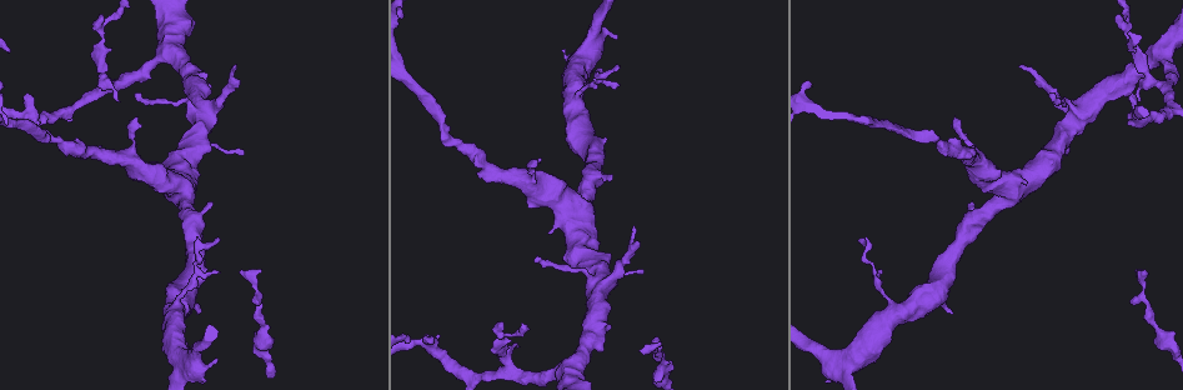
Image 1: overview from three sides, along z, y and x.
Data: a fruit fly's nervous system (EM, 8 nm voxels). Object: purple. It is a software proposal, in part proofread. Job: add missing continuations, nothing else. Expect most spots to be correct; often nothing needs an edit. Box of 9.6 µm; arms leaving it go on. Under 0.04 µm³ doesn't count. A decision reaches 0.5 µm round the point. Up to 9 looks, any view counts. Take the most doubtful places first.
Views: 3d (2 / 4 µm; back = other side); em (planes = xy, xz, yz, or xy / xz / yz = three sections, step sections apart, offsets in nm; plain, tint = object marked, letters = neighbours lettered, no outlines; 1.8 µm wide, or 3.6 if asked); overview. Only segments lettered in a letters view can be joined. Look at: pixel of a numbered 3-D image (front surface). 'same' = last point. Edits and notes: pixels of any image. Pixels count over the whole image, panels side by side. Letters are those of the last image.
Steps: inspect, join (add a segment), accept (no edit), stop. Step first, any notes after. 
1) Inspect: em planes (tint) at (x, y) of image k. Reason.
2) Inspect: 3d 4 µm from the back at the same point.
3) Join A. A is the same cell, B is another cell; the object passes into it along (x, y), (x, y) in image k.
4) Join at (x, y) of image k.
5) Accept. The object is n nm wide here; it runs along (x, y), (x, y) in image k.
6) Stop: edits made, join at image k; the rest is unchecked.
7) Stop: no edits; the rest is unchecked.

Inspect: 3d 4 µm at (260, 270) of image 1. Thin end.

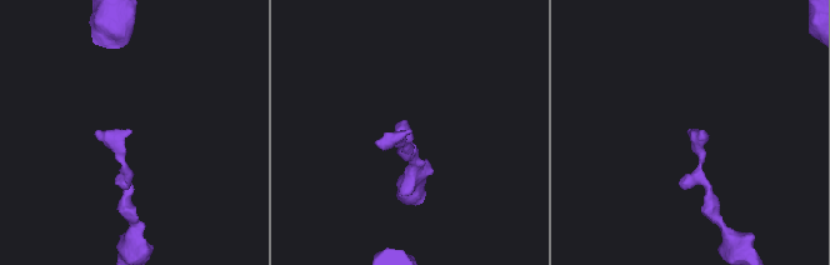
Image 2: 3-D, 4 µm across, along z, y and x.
Inspect: em planes (letters) at (410, 130) of image 2.

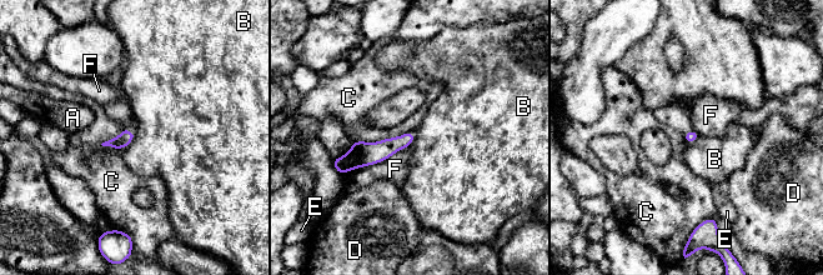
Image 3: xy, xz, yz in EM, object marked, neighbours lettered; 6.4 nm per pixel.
Accept. A, B, C, D, E and F are other cells; it runs along (410, 136), (340, 163) in image 3; none of them fits.

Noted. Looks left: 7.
Inspect: em xz step 8 (tint) at (513, 371) of image 1. Two arms in line, one across.

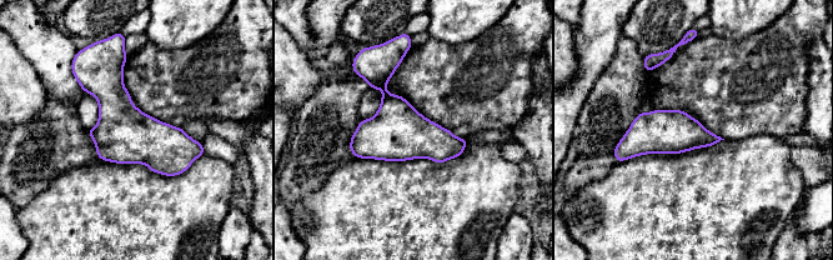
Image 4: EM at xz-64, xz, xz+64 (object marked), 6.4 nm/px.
Inspect: em yz step 8 (letters) at the same point. Cut it another way.

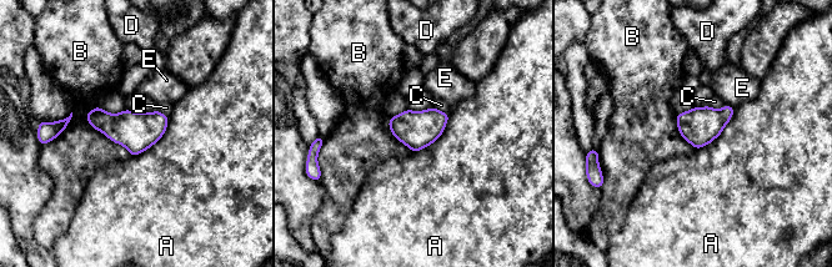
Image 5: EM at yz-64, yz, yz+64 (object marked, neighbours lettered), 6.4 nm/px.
Accept. A, B, C, D and E are other cells; a border runs along (89, 110), (86, 121), (130, 155) in image 5; none of them fits.

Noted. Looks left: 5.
Inspect: 3d 4 µm at (633, 226) of image 1. An open end.

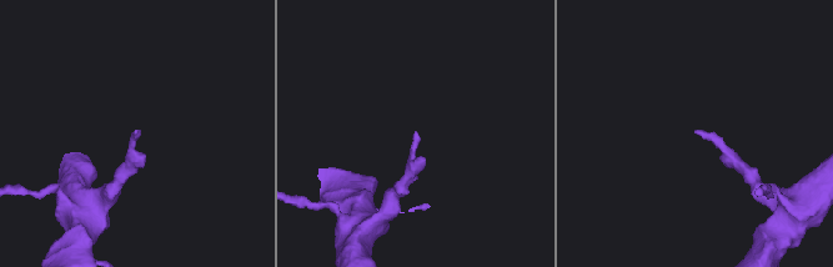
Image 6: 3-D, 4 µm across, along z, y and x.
Inspect: em planes (letters) at (415, 131) of image 6. Now the EM.

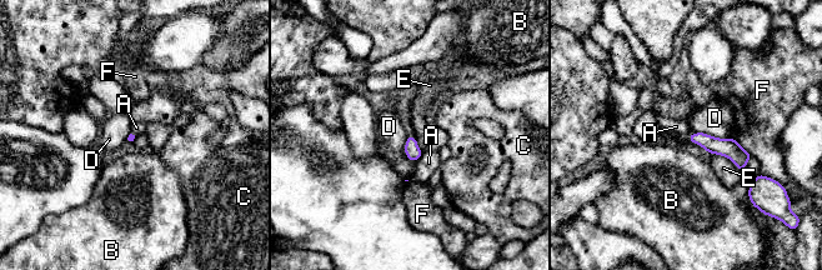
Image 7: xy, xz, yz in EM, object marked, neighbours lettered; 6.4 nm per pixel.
Accept. A, B, C, D, E and F are other cells; a border runs along (690, 133), (731, 138) in image 7; no lettered segment goes on from it.

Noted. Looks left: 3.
Inspect: 3d 2 µm at (218, 361) of image 1. Free end.

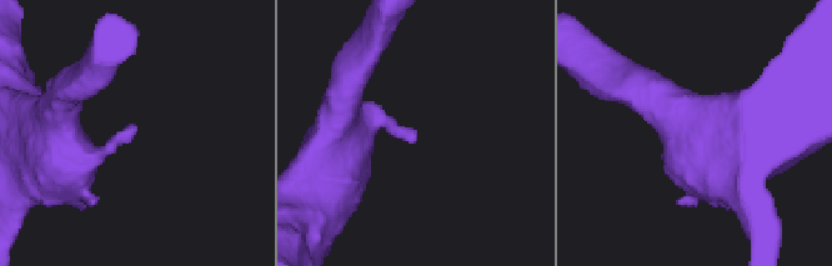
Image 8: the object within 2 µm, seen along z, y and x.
Inspect: em yz step 8 (letters) at (416, 135) of image 8.

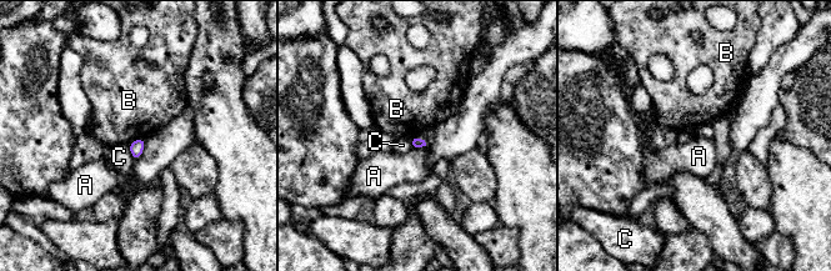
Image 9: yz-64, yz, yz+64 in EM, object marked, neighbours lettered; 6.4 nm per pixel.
Inspect: em planes (letters) at the same point.

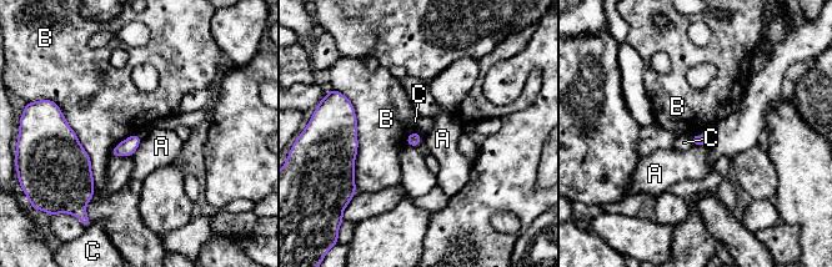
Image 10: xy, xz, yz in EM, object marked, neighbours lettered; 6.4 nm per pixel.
Accept. A, B and C are other cells; a border runs along (58, 106), (90, 160), (86, 206) in image 10; no lettered segment goes on from it.

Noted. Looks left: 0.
Stop: no edits; the rest is unchecked.

